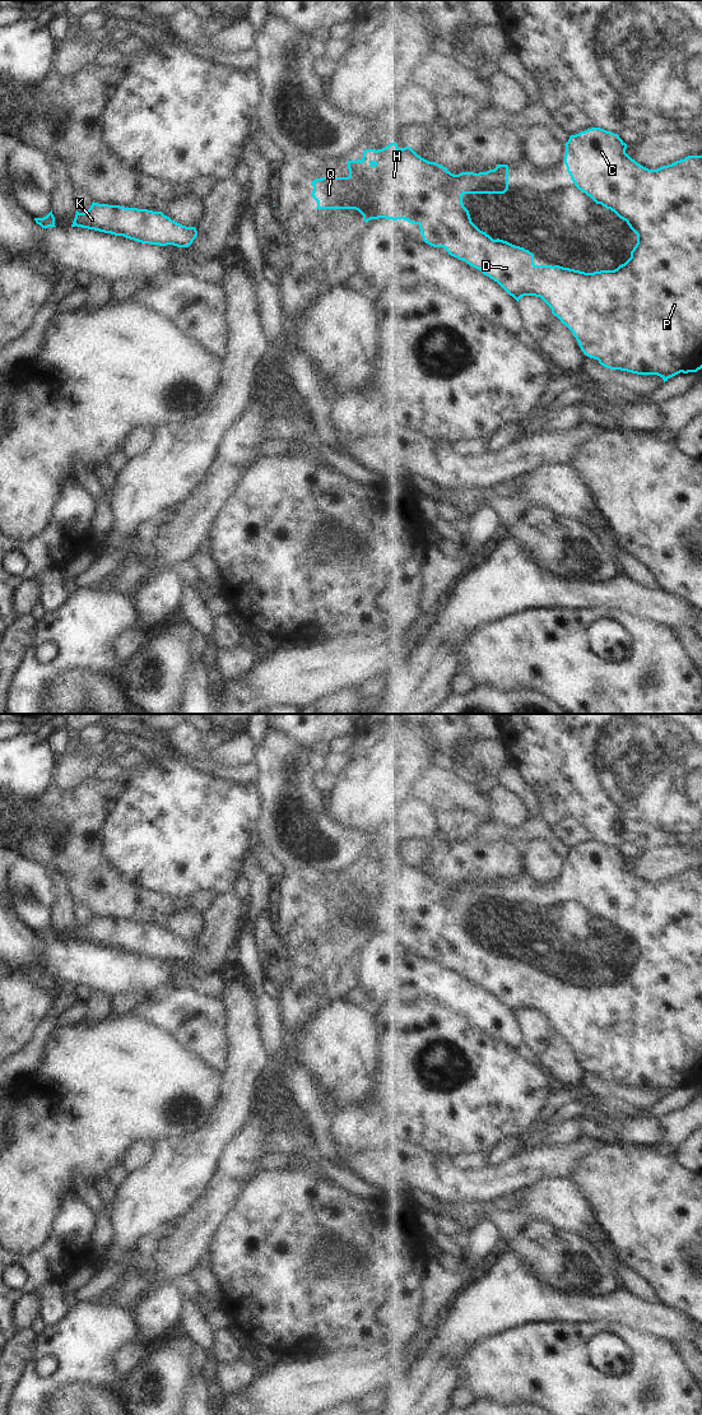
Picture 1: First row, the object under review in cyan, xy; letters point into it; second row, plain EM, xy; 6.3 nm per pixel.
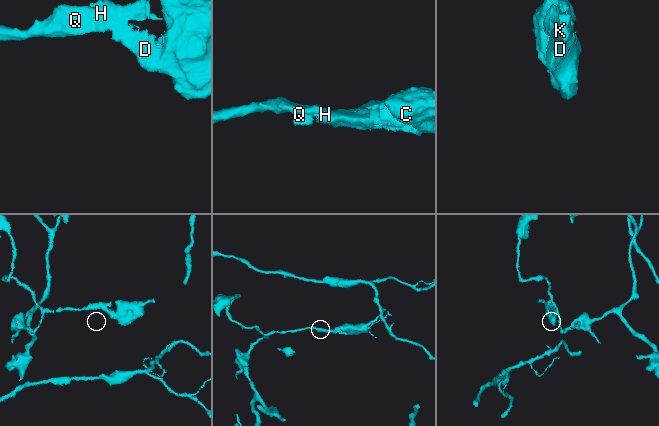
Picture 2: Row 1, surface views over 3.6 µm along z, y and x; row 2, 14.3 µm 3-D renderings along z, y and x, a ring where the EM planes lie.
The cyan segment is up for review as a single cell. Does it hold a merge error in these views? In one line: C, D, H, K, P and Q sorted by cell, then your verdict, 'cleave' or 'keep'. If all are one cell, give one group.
C D H K P / Q; cleave

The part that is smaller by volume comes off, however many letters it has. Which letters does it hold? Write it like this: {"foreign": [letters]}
{"foreign": ["Q"]}

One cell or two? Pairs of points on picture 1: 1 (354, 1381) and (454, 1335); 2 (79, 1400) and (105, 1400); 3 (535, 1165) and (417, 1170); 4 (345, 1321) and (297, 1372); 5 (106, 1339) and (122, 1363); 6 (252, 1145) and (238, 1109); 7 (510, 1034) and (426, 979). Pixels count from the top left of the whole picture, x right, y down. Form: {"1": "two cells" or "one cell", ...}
{"1": "two cells", "2": "one cell", "3": "one cell", "4": "two cells", "5": "two cells", "6": "two cells", "7": "one cell"}

